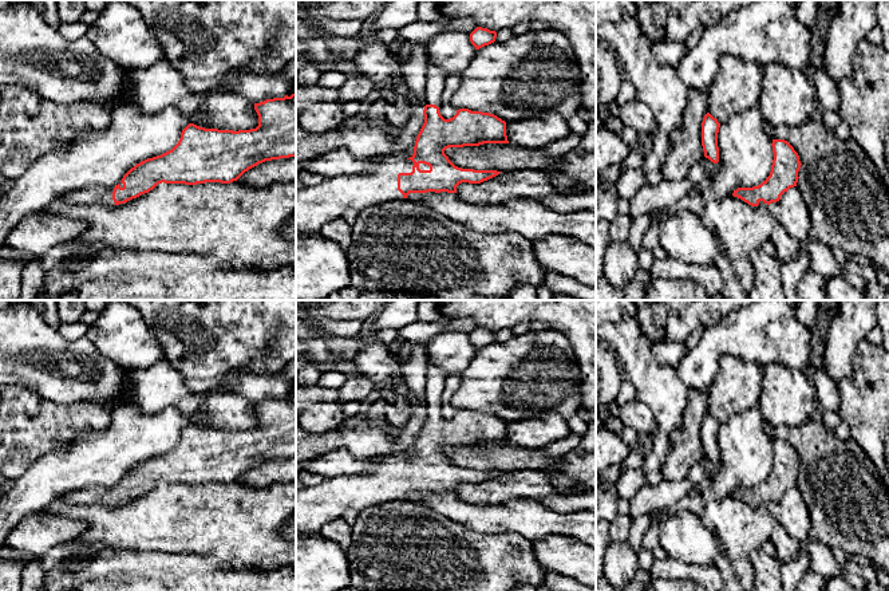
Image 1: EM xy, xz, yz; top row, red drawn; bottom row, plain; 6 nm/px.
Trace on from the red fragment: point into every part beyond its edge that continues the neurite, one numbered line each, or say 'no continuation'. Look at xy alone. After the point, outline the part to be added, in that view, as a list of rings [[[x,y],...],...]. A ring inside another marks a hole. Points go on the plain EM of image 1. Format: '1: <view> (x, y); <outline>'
1: xy (90, 495); [[[88,485],[75,490],[64,493],[64,500],[70,505],[92,505],[92,504],[106,504],[114,505],[112,492],[115,486],[103,485]]]

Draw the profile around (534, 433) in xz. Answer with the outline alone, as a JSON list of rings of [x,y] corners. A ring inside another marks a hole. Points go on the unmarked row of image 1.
[[[558,414],[506,422],[509,444],[525,449],[544,449],[570,434],[570,429]]]

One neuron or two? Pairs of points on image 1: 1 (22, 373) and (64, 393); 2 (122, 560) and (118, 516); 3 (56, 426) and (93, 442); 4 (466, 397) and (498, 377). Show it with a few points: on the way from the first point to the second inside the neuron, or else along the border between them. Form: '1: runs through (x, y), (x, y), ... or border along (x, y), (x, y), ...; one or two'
1: runs through (32, 373), (44, 373), (54, 382); one
2: border along (105, 547), (147, 550), (151, 552); two
3: border along (107, 425), (82, 430), (51, 453); two
4: runs through (474, 393), (490, 383); one

